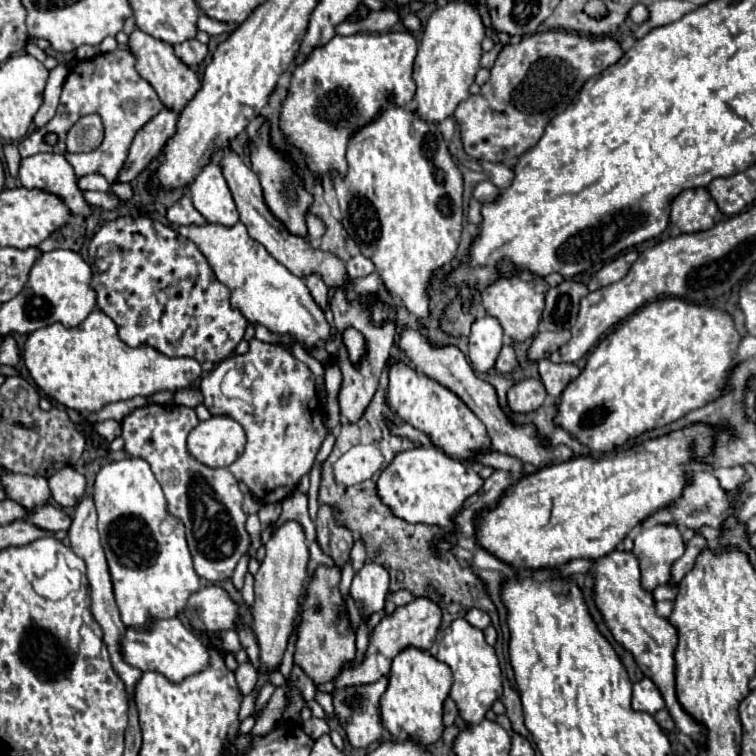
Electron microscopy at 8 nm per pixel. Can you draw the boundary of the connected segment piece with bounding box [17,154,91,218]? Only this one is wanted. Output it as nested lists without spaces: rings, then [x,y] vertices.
[[[35,154],[21,158],[17,178],[25,188],[41,188],[61,196],[73,214],[83,218],[91,214],[91,204],[85,202],[77,186],[77,176],[61,154]]]

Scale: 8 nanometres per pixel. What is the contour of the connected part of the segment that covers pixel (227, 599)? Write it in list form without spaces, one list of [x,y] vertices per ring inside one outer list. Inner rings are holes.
[[[217,584],[195,592],[185,608],[191,626],[201,632],[227,632],[239,626],[239,604]]]

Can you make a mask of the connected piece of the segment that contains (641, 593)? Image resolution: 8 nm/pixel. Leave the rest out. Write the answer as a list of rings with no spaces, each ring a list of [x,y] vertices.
[[[615,548],[613,552],[601,556],[593,562],[591,570],[595,580],[595,606],[601,612],[607,628],[611,630],[613,638],[633,654],[637,666],[641,672],[655,682],[659,692],[663,694],[663,700],[667,704],[669,714],[673,716],[677,728],[687,734],[697,744],[705,742],[705,728],[695,722],[677,702],[675,696],[675,648],[677,648],[677,630],[669,624],[667,618],[657,616],[655,612],[655,600],[649,592],[641,588],[641,574],[639,574],[639,560],[633,552]]]

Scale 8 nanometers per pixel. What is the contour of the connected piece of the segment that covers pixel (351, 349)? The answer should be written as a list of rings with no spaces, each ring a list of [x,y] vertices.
[[[347,328],[347,330],[343,330],[343,332],[339,334],[339,338],[343,340],[343,346],[345,346],[345,350],[347,350],[349,360],[351,360],[353,364],[359,364],[361,358],[363,358],[363,354],[365,354],[365,350],[367,350],[363,334],[361,334],[359,330],[355,330],[355,328]]]

